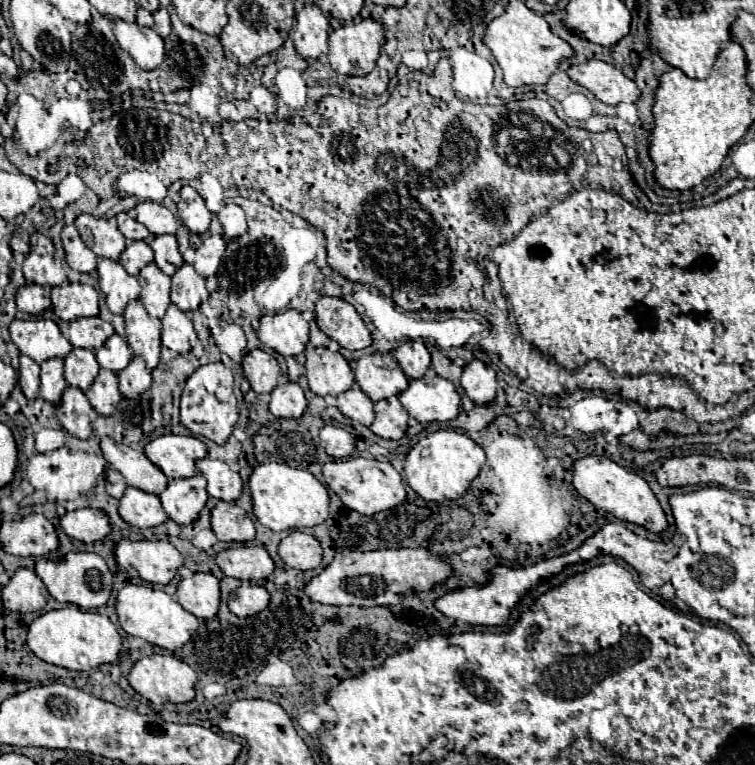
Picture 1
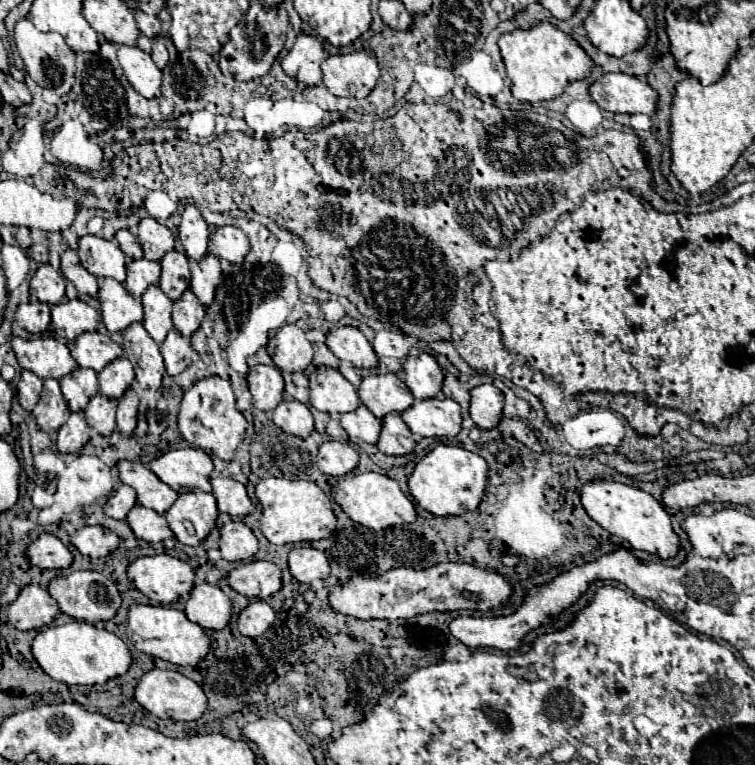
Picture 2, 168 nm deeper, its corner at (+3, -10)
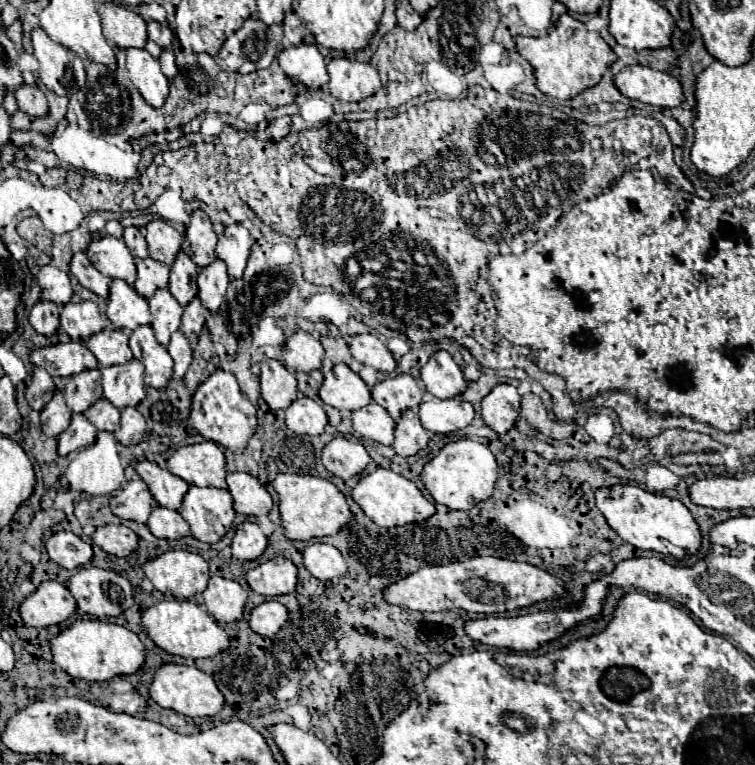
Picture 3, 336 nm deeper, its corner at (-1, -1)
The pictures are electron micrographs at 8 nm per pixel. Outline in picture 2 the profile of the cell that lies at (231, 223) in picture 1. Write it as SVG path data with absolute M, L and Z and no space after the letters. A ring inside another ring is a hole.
M224 225L214 231L210 253L230 263L240 263L250 249L248 237L236 225Z

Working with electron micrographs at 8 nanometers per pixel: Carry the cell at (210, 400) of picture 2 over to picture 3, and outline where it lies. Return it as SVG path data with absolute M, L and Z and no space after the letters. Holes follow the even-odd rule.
M216 370L206 382L202 382L194 394L192 400L192 412L188 418L188 424L202 434L206 440L216 442L224 448L228 448L234 454L242 454L244 448L248 446L250 436L256 432L258 422L256 422L256 408L250 404L250 400L242 394L234 374Z

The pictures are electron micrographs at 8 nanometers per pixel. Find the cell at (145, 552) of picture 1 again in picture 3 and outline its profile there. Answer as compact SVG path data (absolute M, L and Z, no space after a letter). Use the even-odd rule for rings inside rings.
M170 550L144 564L146 578L166 598L188 600L206 590L210 570L200 554L188 550Z

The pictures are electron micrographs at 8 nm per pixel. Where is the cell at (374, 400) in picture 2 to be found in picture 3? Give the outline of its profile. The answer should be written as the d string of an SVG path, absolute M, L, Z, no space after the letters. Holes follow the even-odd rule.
M400 374L376 384L372 388L372 398L376 404L386 408L394 420L398 420L404 410L420 406L424 398L424 388L410 374Z

